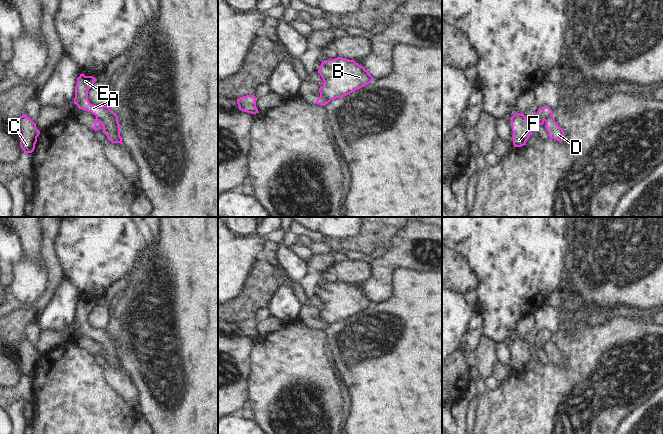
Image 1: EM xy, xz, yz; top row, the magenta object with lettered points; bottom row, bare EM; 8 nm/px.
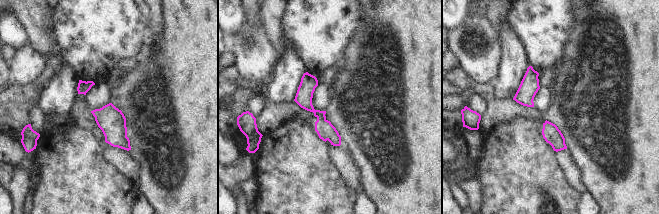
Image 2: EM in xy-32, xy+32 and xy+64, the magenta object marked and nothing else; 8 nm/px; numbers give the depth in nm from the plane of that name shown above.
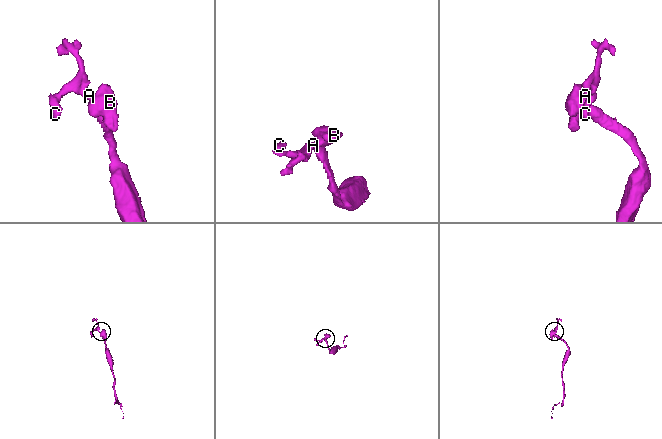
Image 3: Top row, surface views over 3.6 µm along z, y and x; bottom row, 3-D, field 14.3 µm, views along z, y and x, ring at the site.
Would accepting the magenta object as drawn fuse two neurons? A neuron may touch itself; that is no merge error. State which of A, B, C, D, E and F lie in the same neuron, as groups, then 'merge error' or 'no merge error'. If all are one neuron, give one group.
A B C E F / D; merge error

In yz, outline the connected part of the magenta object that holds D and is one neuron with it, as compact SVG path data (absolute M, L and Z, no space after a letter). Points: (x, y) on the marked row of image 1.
M550 116L545 119L546 125L545 128L548 132L548 135L551 139L562 142L564 140L564 131L563 129L555 122L555 118Z

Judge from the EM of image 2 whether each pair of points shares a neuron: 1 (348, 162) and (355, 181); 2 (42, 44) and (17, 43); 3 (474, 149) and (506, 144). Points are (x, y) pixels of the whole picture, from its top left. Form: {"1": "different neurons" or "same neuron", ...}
{"1": "same neuron", "2": "different neurons", "3": "different neurons"}

